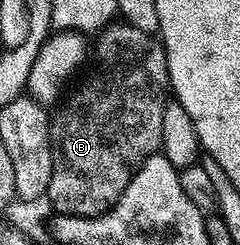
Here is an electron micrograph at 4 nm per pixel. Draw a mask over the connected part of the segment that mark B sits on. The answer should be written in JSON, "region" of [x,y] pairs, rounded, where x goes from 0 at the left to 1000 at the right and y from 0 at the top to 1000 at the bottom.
{"region":[[[471,86],[413,131],[404,176],[392,176],[392,241],[400,224],[400,310],[371,339],[333,355],[333,376],[254,445],[238,469],[221,465],[208,486],[208,531],[217,543],[217,718],[200,759],[196,824],[217,824],[217,861],[238,878],[321,878],[325,886],[392,886],[433,878],[492,816],[542,755],[550,714],[608,661],[629,633],[654,629],[679,592],[675,576],[675,461],[688,429],[708,416],[708,343],[700,335],[700,253],[683,184],[650,143],[617,143],[592,118],[558,118],[538,94]]]}

